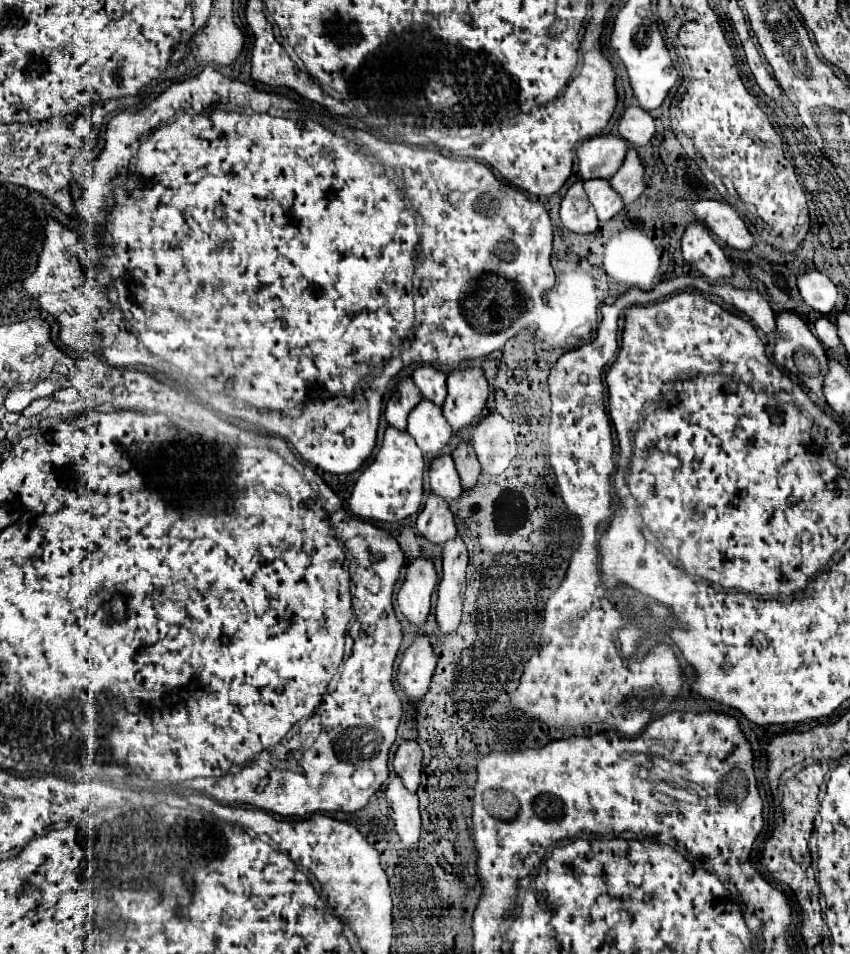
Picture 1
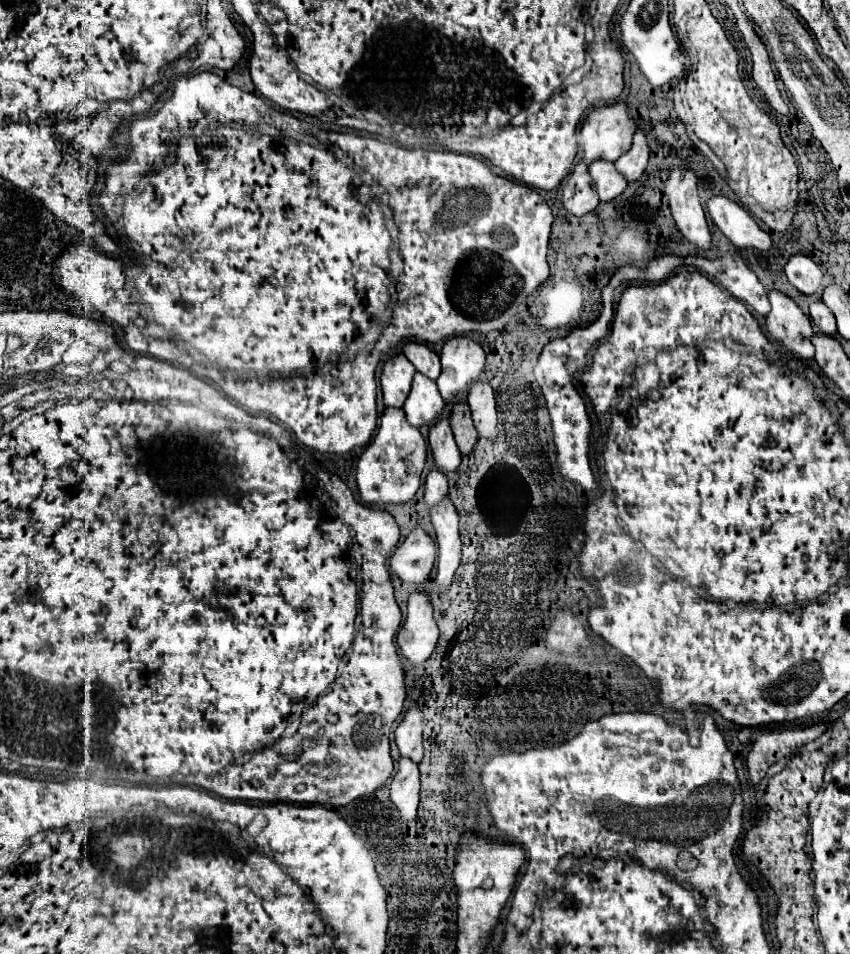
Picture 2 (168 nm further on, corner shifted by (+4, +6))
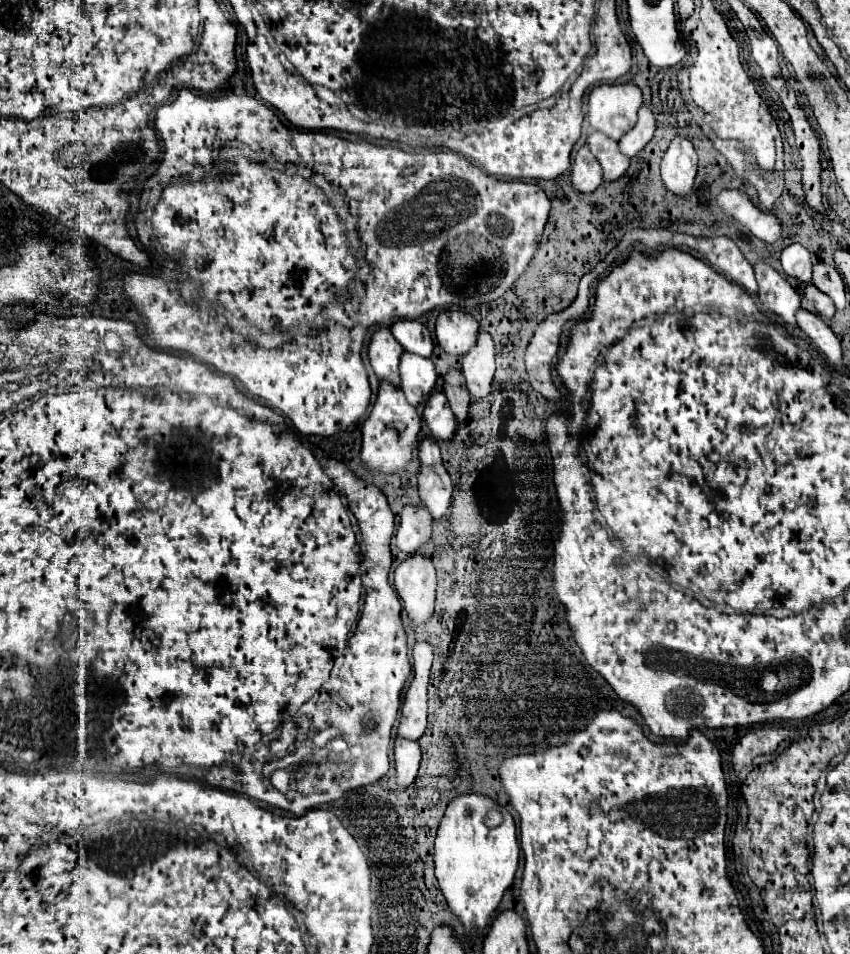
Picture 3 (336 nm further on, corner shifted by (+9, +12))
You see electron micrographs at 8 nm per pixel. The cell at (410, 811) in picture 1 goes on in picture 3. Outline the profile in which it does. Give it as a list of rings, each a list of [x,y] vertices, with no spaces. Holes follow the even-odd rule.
[[[396,738],[396,742],[394,742],[394,760],[396,760],[396,784],[400,788],[408,788],[418,776],[420,744],[416,740]]]

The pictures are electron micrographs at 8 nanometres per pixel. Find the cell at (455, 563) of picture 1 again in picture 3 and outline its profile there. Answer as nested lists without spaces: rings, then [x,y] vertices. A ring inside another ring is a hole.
[[[444,464],[420,466],[418,490],[420,490],[420,500],[432,512],[434,520],[442,518],[452,498],[452,482]]]

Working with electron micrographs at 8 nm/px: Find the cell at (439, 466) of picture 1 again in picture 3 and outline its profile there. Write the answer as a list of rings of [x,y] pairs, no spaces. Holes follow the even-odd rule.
[[[434,392],[424,408],[424,420],[430,428],[430,434],[438,440],[450,440],[456,430],[456,418],[450,410],[444,392]]]

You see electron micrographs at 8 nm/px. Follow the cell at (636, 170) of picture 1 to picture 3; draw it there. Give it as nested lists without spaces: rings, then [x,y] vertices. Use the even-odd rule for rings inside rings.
[[[642,104],[642,108],[638,110],[638,122],[636,122],[636,126],[620,138],[620,150],[626,156],[630,156],[630,158],[636,156],[652,140],[654,130],[656,130],[654,114],[652,114],[652,110],[646,104]]]

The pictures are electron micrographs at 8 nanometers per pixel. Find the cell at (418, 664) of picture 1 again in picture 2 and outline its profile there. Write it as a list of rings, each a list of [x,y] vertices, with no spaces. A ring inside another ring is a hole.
[[[411,594],[407,620],[397,634],[399,654],[411,664],[423,664],[435,650],[439,638],[439,628],[433,620],[433,608],[425,594]]]

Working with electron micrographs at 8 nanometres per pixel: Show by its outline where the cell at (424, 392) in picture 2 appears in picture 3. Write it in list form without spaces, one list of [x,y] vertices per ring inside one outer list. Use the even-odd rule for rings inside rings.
[[[402,354],[400,358],[400,388],[406,394],[408,402],[412,406],[418,406],[420,402],[424,402],[428,398],[428,394],[434,390],[434,382],[436,382],[436,370],[430,358],[418,358],[418,354]]]

